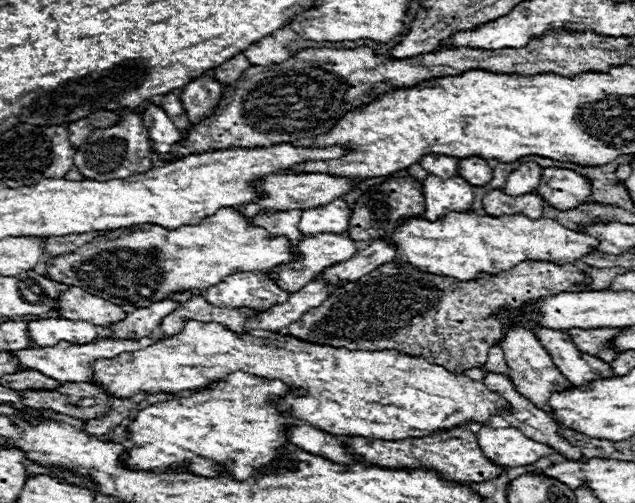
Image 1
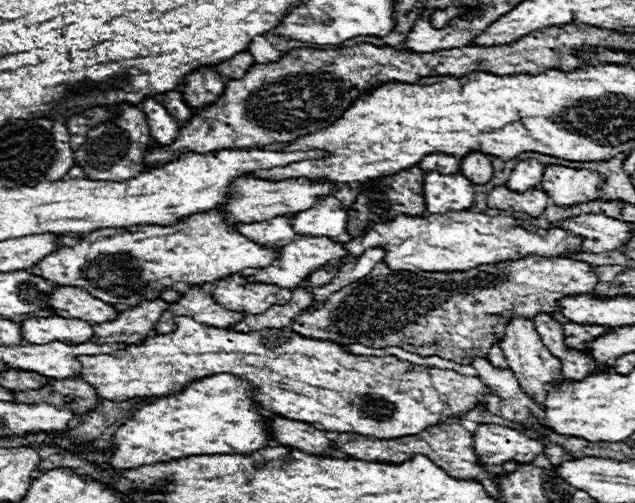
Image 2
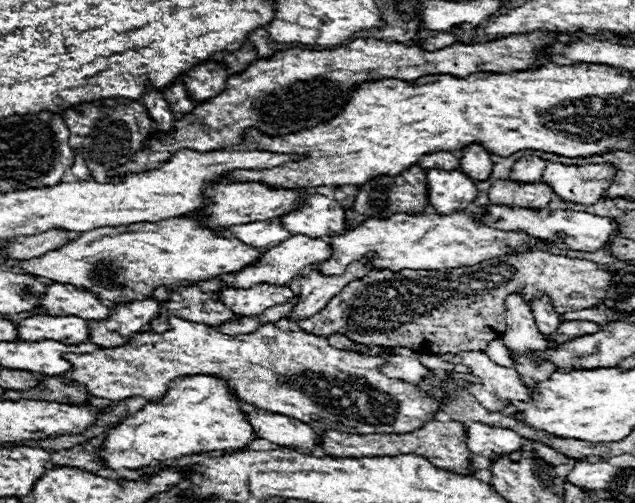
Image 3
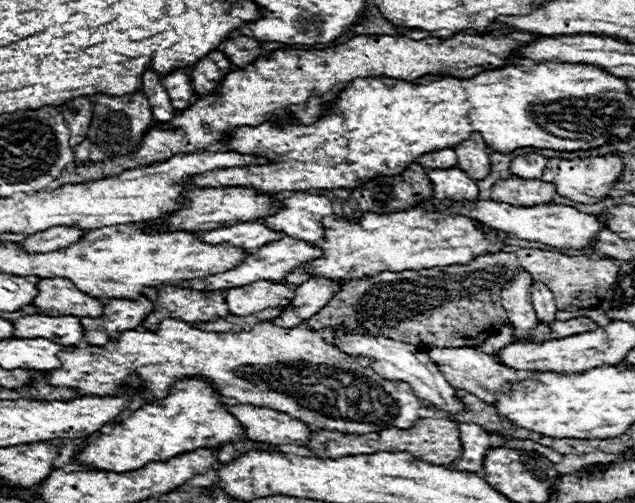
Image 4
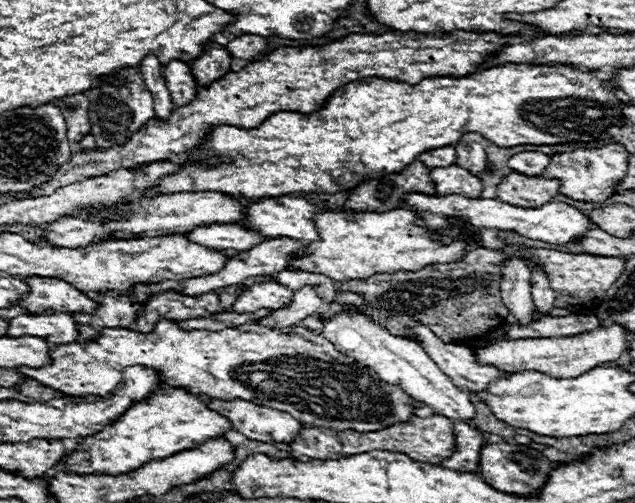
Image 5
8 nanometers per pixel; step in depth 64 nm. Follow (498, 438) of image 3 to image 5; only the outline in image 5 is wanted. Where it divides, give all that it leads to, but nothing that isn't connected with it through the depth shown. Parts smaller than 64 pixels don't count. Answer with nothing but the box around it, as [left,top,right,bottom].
[438,422,484,472]

